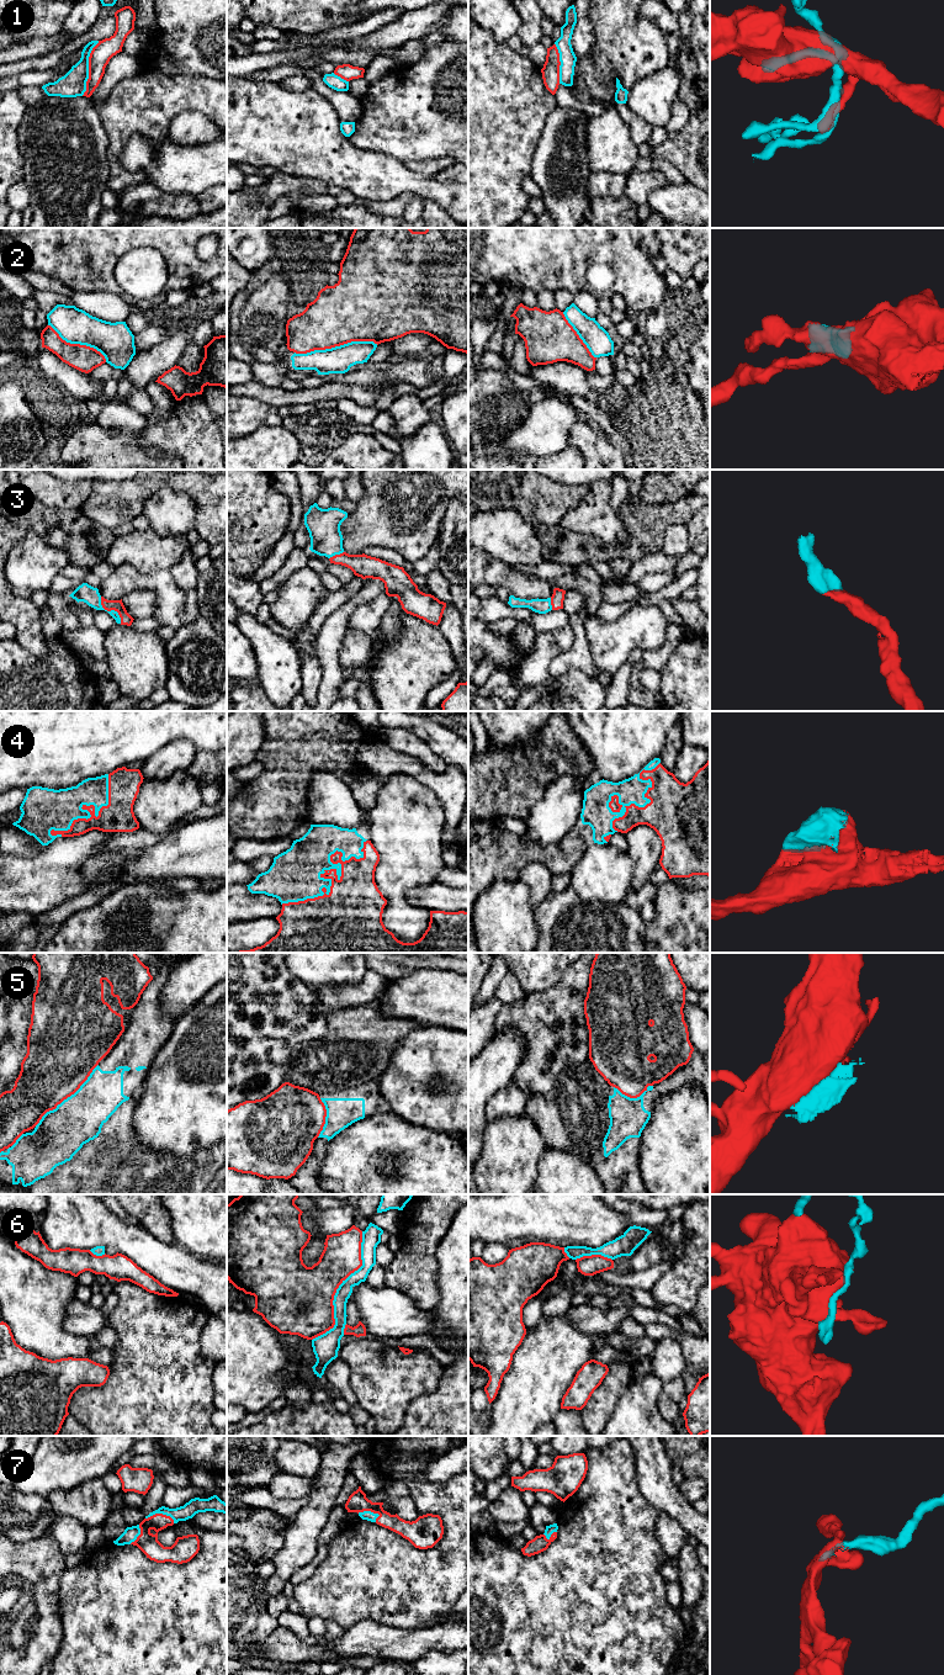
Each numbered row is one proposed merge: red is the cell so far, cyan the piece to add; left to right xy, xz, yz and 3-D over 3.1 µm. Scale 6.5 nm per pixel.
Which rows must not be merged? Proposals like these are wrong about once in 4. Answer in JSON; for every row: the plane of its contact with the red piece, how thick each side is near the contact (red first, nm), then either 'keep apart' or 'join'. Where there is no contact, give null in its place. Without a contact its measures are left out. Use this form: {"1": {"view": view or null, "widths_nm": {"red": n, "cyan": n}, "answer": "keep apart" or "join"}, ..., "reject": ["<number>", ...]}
{"1": {"view": "xy", "widths_nm": {"red": 140, "cyan": 170}, "answer": "keep apart"}, "2": {"view": "xz", "widths_nm": {"red": 400, "cyan": 180}, "answer": "keep apart"}, "3": {"view": "xy", "widths_nm": {"red": 80, "cyan": 120}, "answer": "join"}, "4": {"view": "xz", "widths_nm": {"red": 360, "cyan": 300}, "answer": "join"}, "5": {"view": "xy", "widths_nm": {"red": 440, "cyan": 320}, "answer": "join"}, "6": {"view": "xz", "widths_nm": {"red": 420, "cyan": 100}, "answer": "keep apart"}, "7": {"view": "xy", "widths_nm": {"red": 140, "cyan": 100}, "answer": "join"}, "reject": ["1", "2", "6"]}

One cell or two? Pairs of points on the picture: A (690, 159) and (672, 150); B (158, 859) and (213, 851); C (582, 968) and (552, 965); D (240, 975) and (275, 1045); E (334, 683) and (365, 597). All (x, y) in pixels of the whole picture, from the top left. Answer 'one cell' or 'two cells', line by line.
A: one cell
B: one cell
C: two cells
D: one cell
E: one cell

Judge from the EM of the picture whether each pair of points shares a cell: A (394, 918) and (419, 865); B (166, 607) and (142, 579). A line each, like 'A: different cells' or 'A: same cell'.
A: same cell
B: same cell

